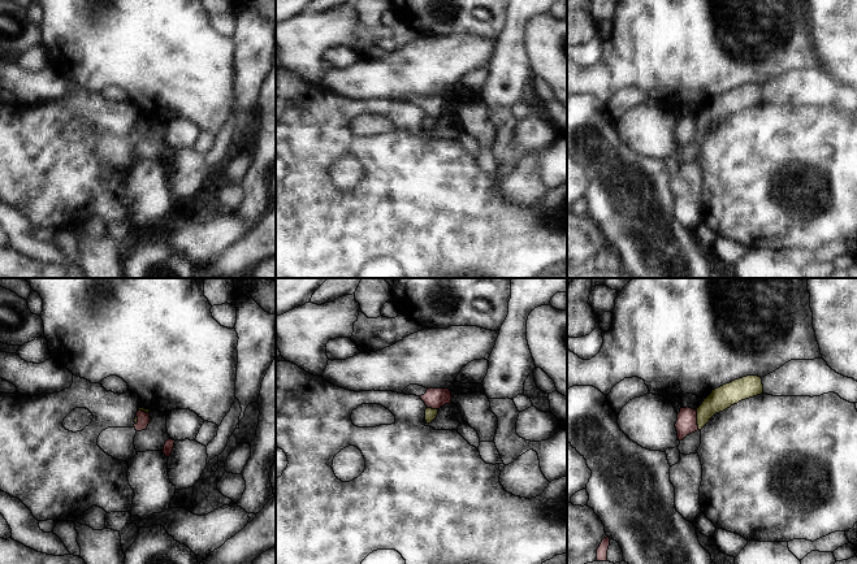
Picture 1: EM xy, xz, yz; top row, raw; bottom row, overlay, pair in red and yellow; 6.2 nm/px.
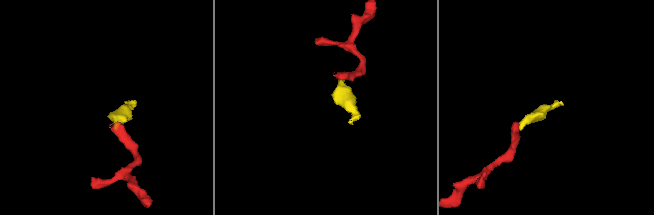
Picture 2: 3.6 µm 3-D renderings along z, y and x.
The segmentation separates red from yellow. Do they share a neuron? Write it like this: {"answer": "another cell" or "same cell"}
{"answer": "another cell"}

